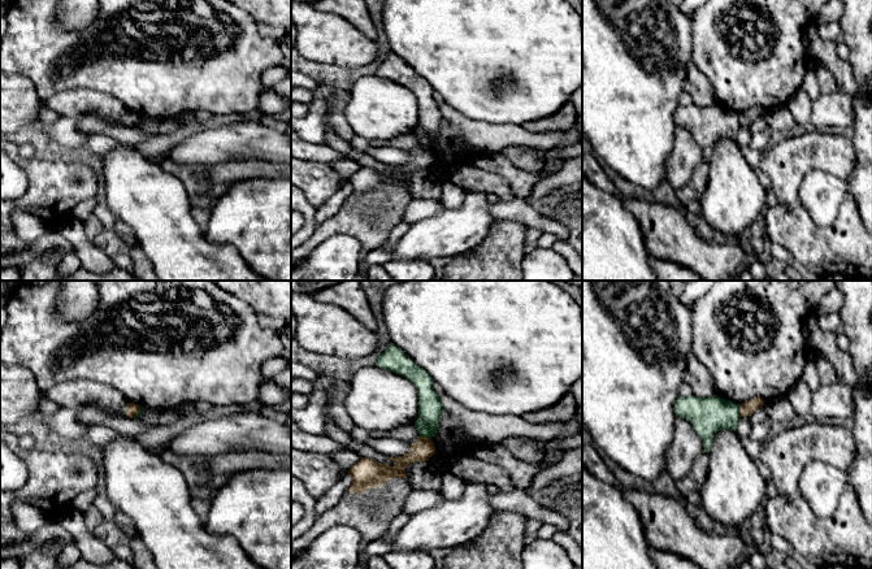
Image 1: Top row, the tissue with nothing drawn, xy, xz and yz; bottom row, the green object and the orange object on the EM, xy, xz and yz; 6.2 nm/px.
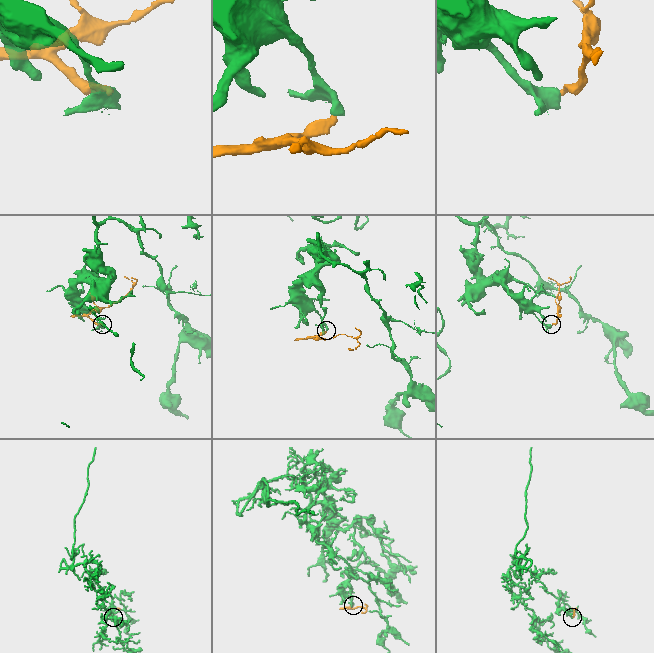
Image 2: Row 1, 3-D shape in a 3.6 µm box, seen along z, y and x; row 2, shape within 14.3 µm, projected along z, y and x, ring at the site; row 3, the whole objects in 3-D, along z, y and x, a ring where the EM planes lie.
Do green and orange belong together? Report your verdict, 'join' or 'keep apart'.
keep apart

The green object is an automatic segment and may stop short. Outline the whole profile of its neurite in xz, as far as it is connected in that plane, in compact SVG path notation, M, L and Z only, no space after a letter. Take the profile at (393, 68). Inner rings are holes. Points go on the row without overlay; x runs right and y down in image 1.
M390 52L386 60L378 64L376 75L391 79L413 92L418 101L418 126L415 135L420 145L433 147L444 118L434 100L433 87L394 52Z

